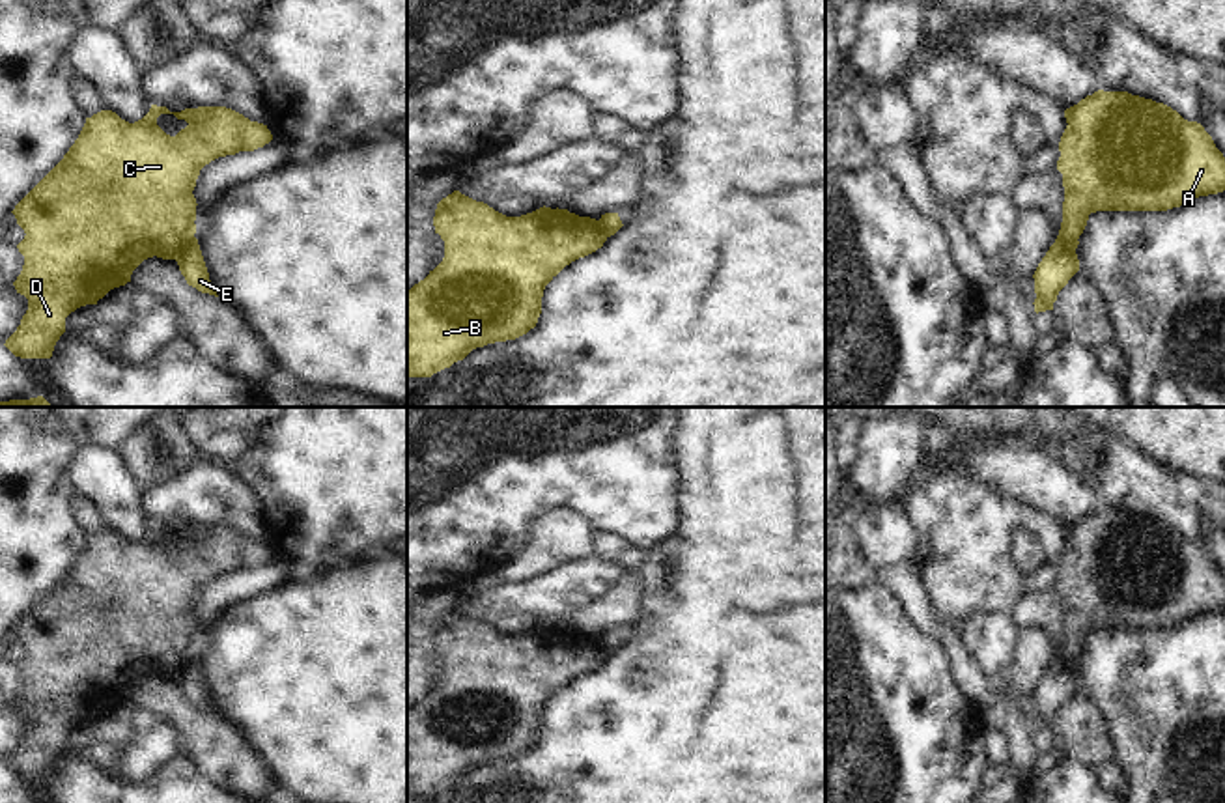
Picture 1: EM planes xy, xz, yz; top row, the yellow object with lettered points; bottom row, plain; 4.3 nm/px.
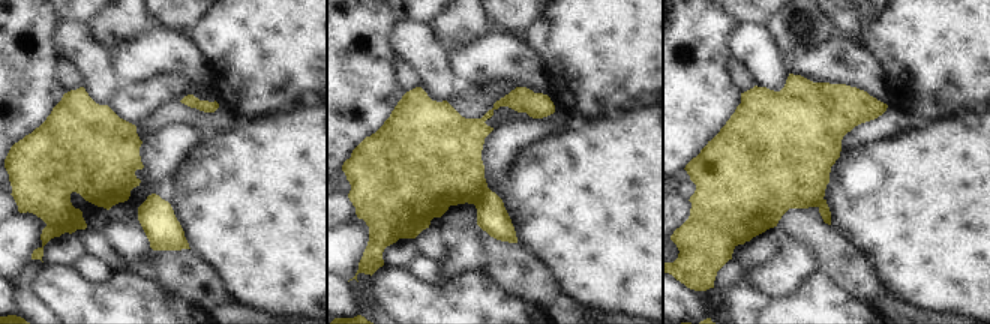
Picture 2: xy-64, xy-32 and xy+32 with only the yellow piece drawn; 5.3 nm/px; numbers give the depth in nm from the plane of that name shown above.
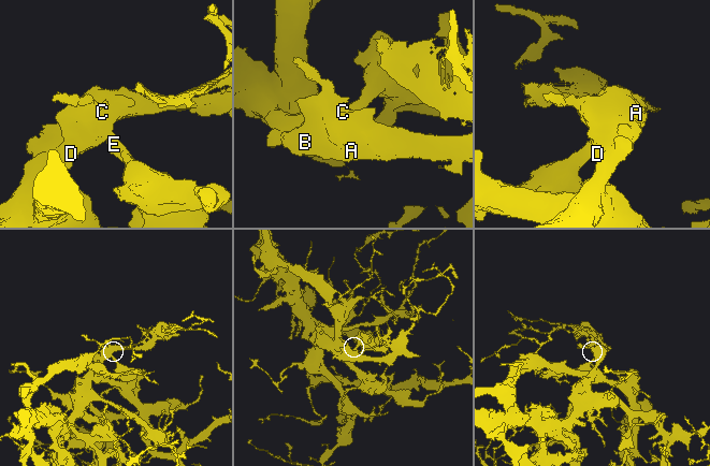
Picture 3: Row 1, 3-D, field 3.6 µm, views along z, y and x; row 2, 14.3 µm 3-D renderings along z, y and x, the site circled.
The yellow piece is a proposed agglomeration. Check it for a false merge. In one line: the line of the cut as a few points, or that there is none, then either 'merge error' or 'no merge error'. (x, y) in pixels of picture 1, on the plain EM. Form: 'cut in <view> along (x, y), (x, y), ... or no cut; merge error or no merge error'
cut in xy along (193, 652), (174, 676); merge error

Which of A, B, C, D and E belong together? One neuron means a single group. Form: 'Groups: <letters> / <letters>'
Groups: A B C D / E

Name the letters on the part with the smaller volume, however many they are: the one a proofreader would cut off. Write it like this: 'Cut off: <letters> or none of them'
Cut off: E

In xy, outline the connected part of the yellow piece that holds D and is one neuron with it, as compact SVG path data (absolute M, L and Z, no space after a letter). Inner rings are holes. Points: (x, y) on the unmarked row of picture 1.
M151 523L134 542L112 528L86 536L63 577L11 629L26 652L17 663L24 683L13 704L28 717L28 728L4 764L21 777L50 777L71 730L97 723L110 708L131 700L144 678L176 678L187 667L196 652L192 609L205 583L271 558L267 543L226 525L170 530ZM161 532L174 532L189 543L170 555L157 543Z

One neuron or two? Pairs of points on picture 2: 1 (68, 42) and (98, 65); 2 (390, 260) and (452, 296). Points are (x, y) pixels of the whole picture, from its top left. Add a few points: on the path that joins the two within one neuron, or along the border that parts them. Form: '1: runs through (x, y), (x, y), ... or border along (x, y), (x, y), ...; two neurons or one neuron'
1: runs through (75, 45), (90, 60); one neuron
2: border along (384, 264), (405, 267); two neurons

